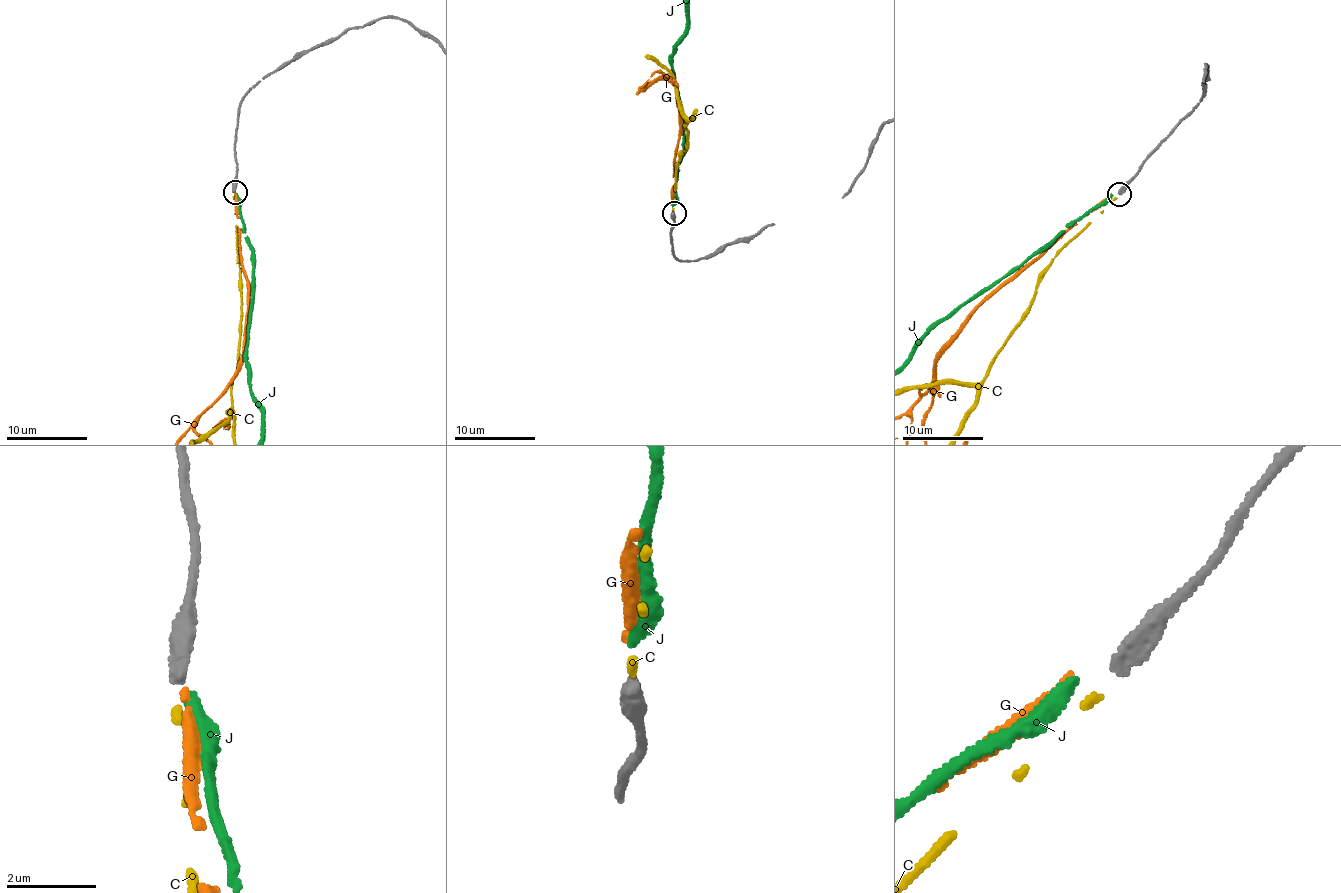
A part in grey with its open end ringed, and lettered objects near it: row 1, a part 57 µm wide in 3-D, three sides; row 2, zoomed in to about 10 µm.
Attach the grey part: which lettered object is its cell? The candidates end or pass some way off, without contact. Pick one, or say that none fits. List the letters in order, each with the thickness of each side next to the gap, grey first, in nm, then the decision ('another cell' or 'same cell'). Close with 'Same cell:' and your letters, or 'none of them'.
C: calibres 400 and 140 nm; same cell
G: calibres 400 and 180 nm; another cell
J: calibres 400 and 320 nm; another cell
Same cell: C

